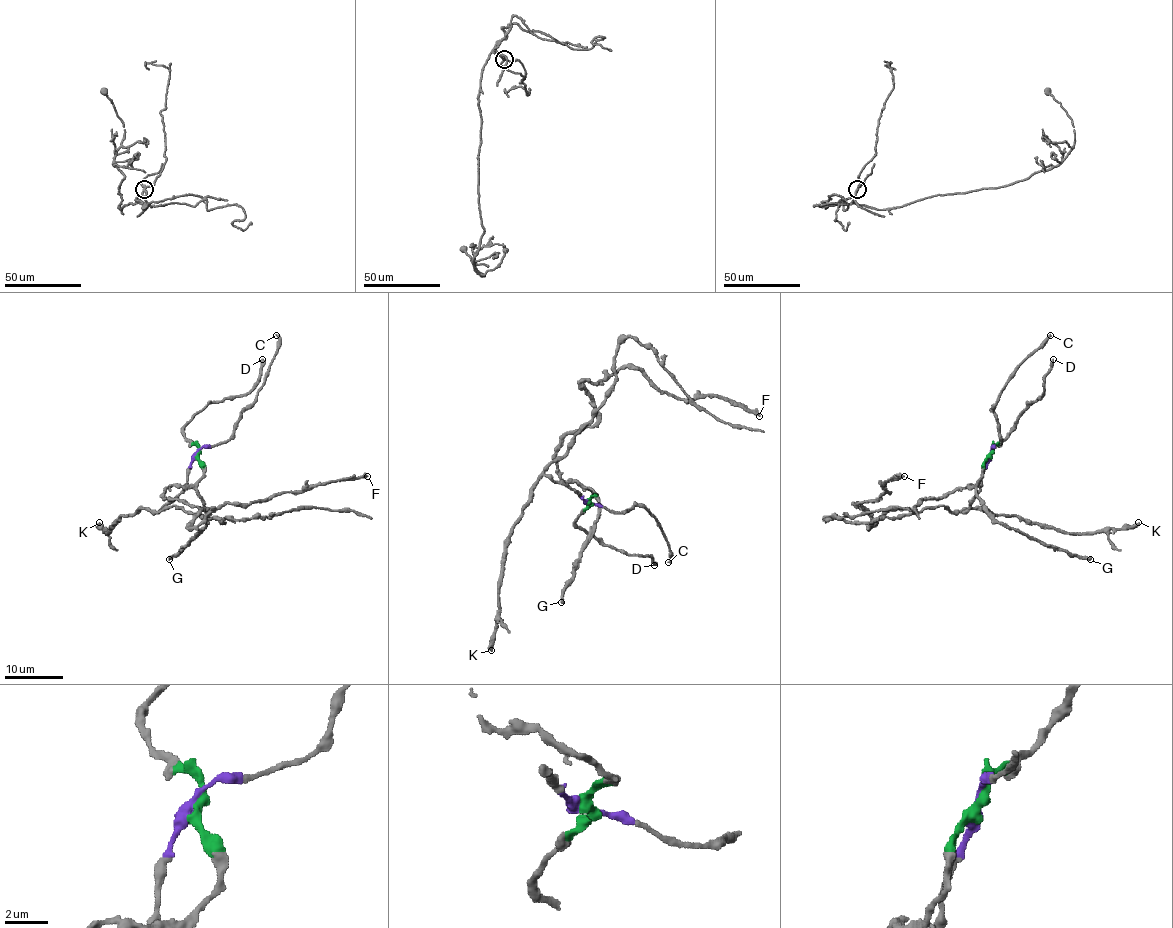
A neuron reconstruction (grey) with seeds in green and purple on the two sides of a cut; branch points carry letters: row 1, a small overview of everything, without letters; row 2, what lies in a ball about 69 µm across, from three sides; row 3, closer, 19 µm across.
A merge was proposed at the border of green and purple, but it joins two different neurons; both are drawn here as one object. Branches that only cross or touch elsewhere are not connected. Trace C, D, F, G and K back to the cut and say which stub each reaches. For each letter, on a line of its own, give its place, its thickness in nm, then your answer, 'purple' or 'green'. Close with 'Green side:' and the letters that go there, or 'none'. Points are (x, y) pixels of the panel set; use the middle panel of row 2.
C: at (668, 562); 200 nm thick; purple
D: at (654, 565); 360 nm thick; green
F: at (759, 416); 220 nm thick; green
G: at (561, 602); 280 nm thick; green
K: at (491, 650); 380 nm thick; purple
Green side: D, F, G

